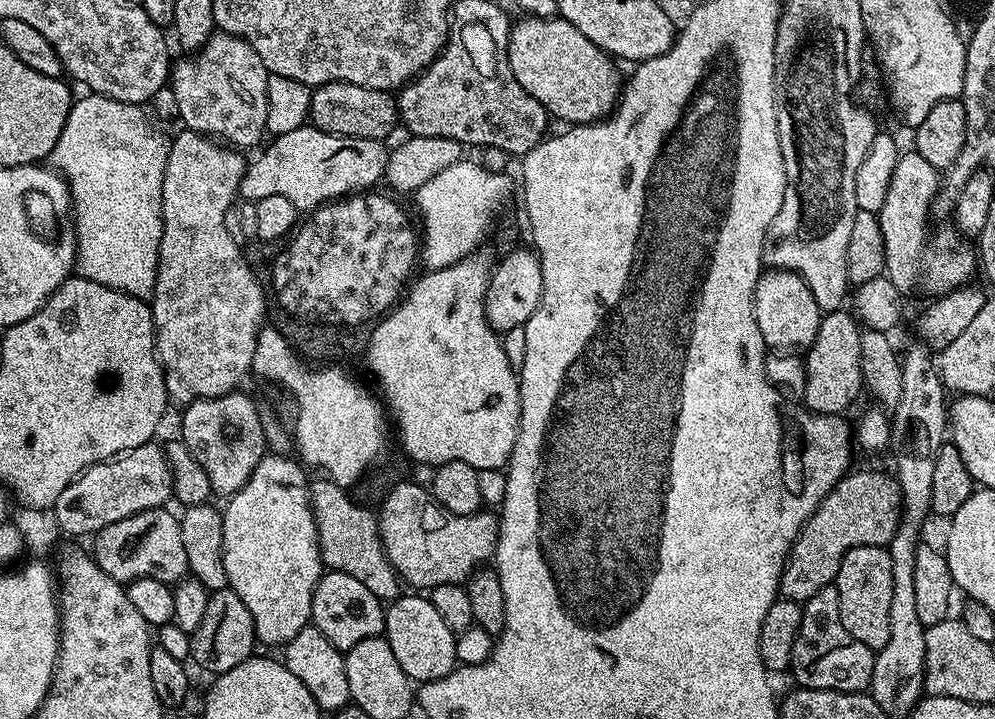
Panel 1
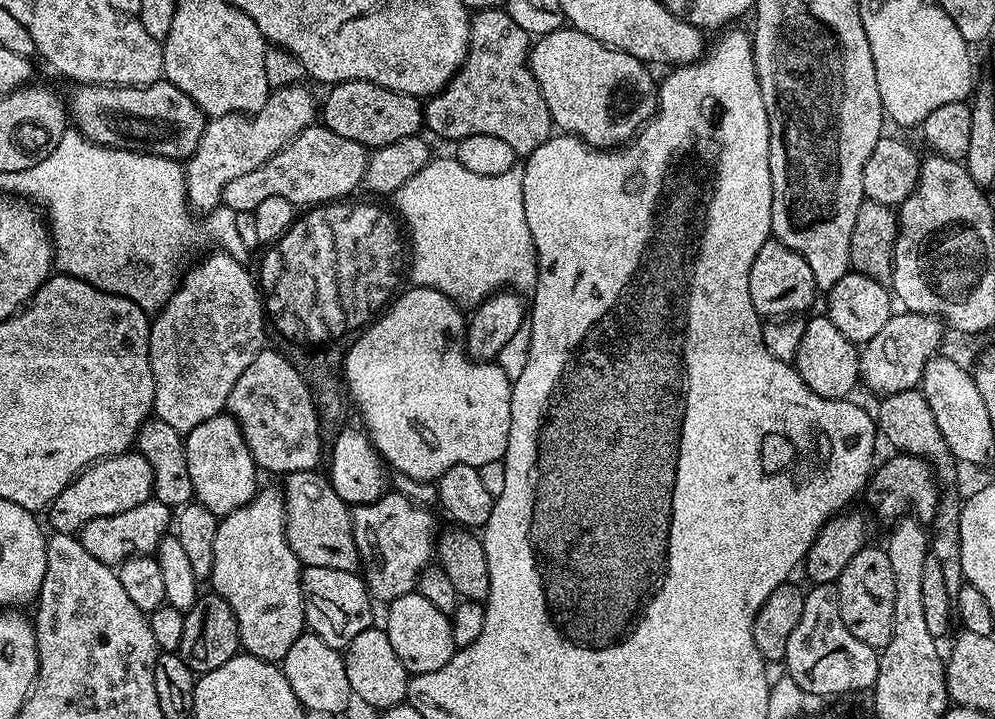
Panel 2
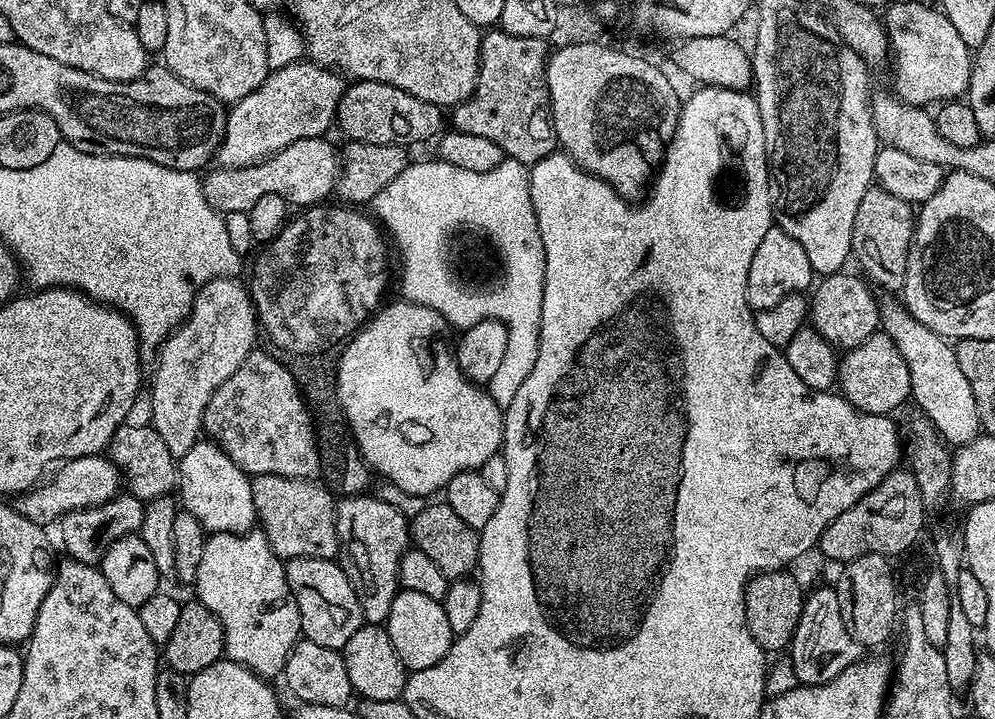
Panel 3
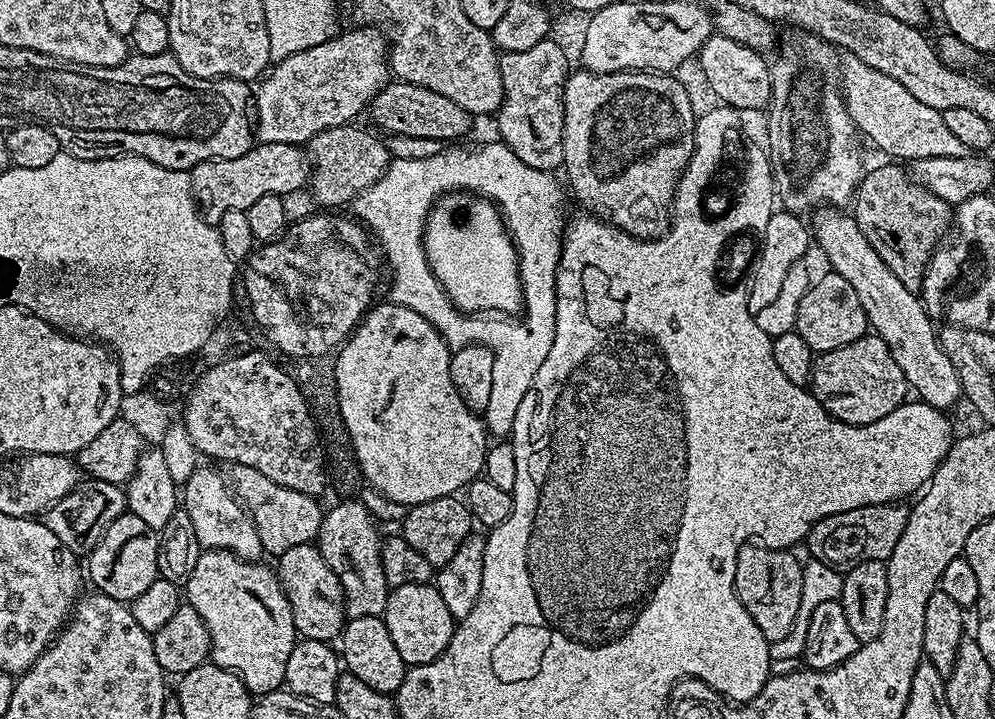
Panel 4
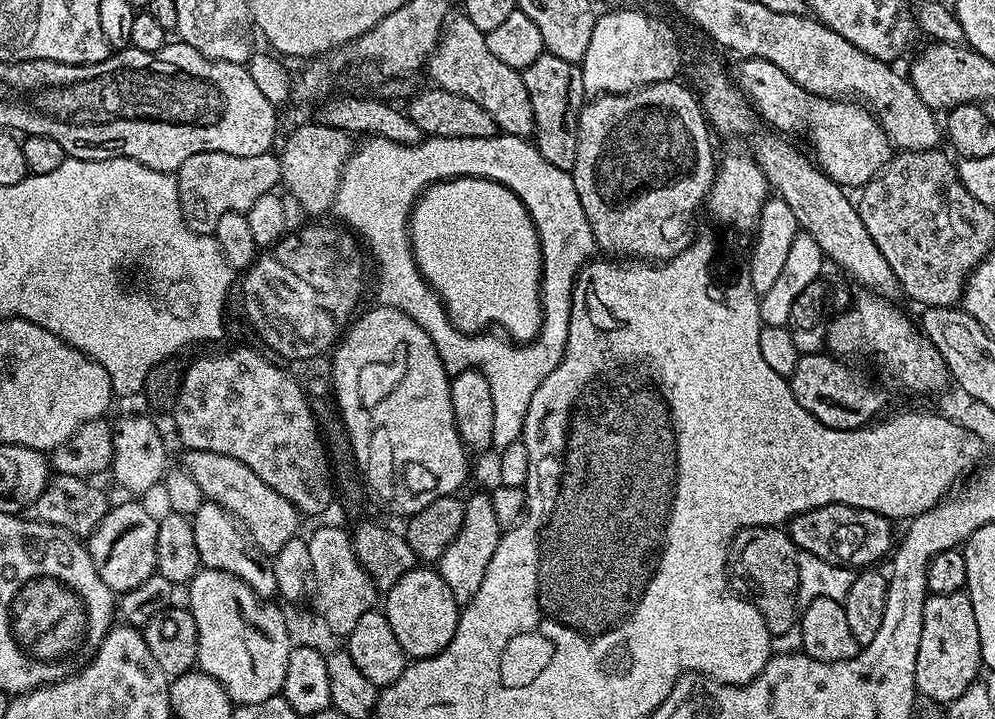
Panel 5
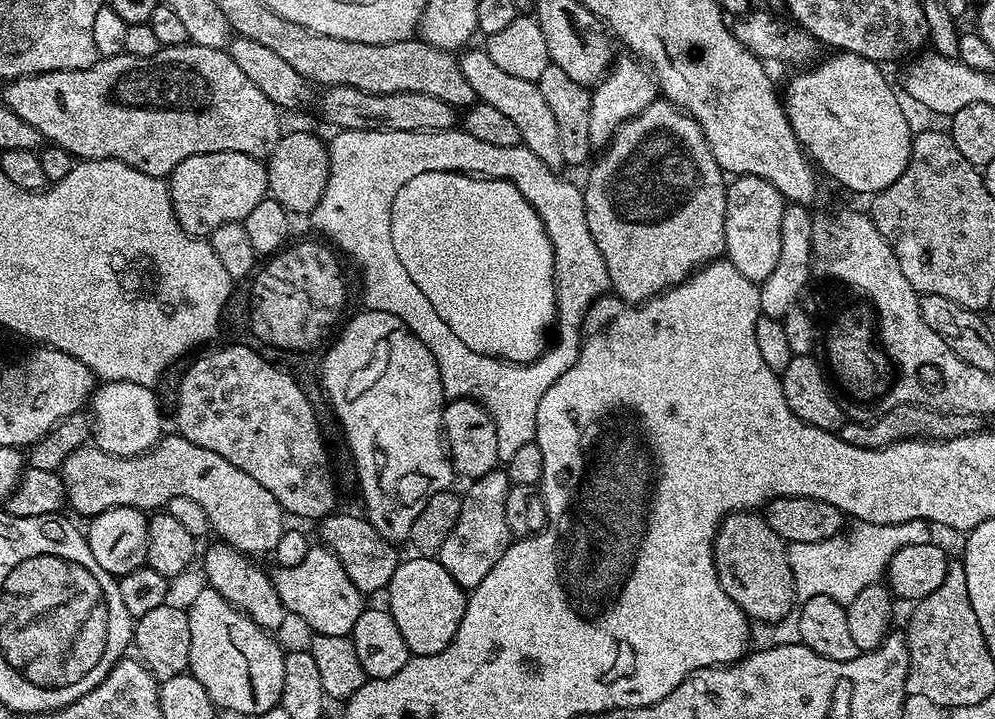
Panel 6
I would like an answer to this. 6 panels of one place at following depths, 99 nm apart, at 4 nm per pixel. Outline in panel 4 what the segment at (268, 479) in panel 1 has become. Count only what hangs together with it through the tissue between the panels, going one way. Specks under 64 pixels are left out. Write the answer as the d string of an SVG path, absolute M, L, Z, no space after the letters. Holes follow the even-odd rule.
M201 551L198 566L194 566L194 574L190 574L186 585L186 600L194 606L194 610L198 610L198 614L202 614L202 622L206 622L206 630L210 630L211 663L239 676L252 694L275 692L284 684L286 661L290 659L290 650L294 650L298 633L290 602L269 565L267 568L264 562L243 560L229 552Z

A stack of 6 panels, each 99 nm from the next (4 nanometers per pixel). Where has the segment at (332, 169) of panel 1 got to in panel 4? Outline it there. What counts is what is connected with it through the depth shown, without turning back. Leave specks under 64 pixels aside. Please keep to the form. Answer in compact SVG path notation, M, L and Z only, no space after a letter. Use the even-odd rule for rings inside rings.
M257 143L238 158L198 162L198 166L190 170L190 175L197 210L207 224L219 225L226 210L247 212L250 206L254 206L254 202L258 202L258 198L266 194L288 198L291 192L298 191L303 184L305 187L310 180L310 157L298 144Z

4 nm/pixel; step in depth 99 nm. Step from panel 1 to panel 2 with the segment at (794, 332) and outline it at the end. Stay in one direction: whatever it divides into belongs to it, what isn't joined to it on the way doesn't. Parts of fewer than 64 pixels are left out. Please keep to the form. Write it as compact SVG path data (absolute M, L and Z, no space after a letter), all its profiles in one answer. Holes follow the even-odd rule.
M775 238L765 242L762 250L758 250L754 257L754 266L750 266L750 302L757 314L762 318L804 314L815 302L816 295L818 289L810 262Z

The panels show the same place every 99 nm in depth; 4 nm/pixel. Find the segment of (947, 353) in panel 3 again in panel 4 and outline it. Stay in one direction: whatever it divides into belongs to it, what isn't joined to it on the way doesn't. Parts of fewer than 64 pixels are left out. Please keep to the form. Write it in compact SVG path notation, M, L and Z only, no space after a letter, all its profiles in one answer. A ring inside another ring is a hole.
M825 206L815 216L816 221L811 221L810 228L815 243L816 240L820 243L828 259L827 267L842 274L842 278L854 286L858 302L862 302L862 310L866 310L868 315L869 329L886 342L890 354L894 354L894 362L902 366L909 389L917 392L923 403L941 410L949 410L956 403L961 403L958 370L954 370L954 362L950 362L950 358L946 358L946 350L942 350L937 325L932 325L935 324L933 317L929 316L923 299L913 289L907 288L898 279L898 274L882 262L882 258L878 258L878 250L866 242L866 234L862 234L855 215L848 213L847 216L844 210Z

